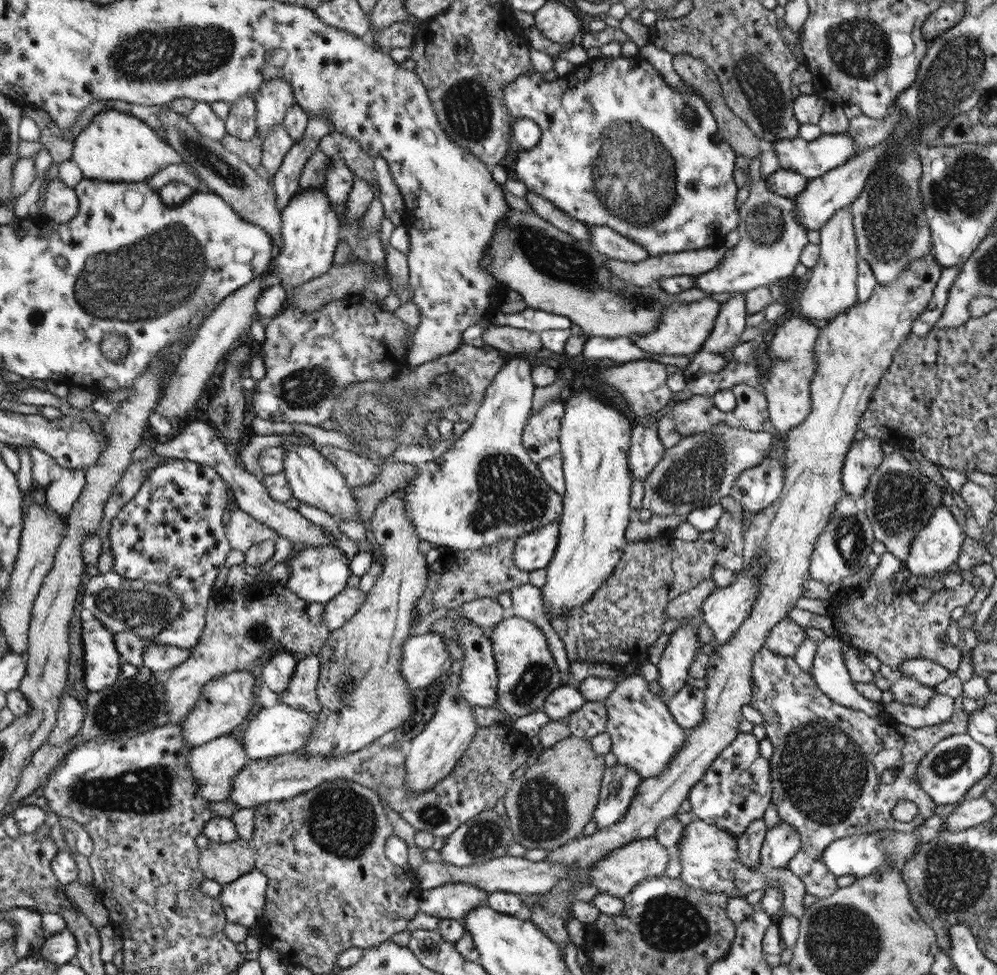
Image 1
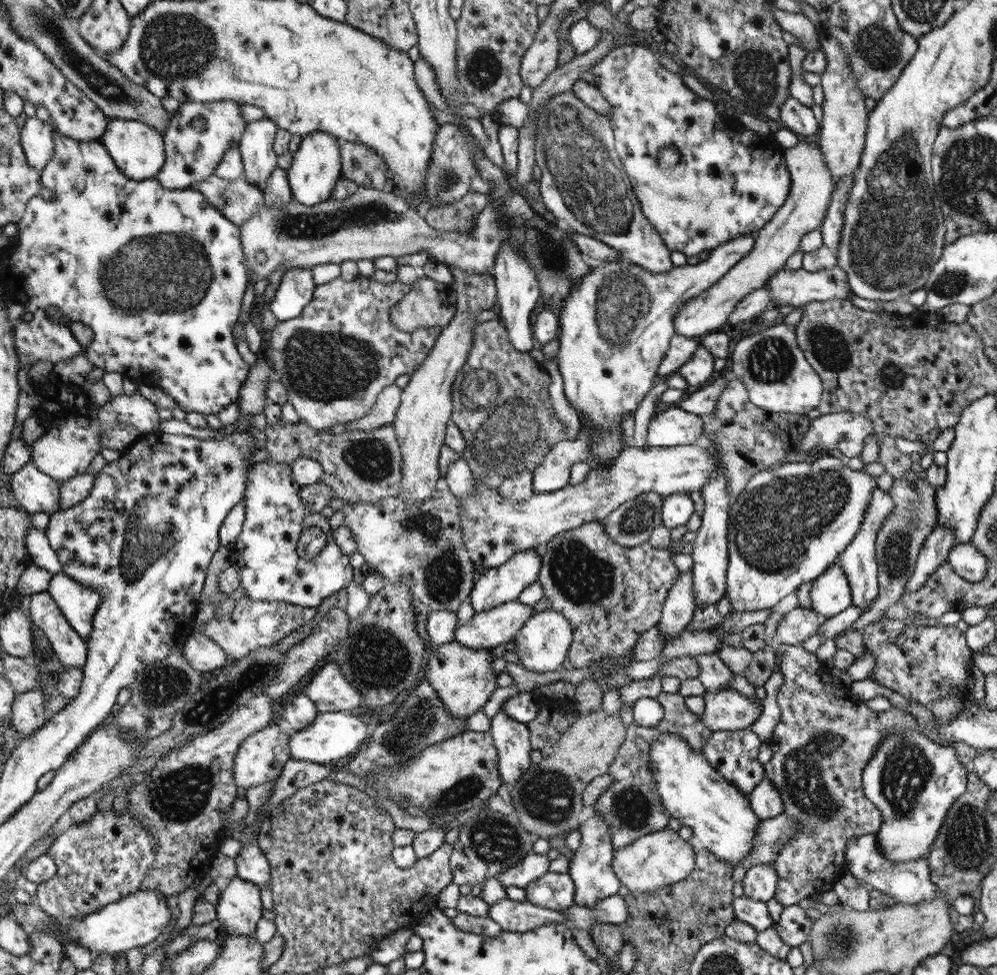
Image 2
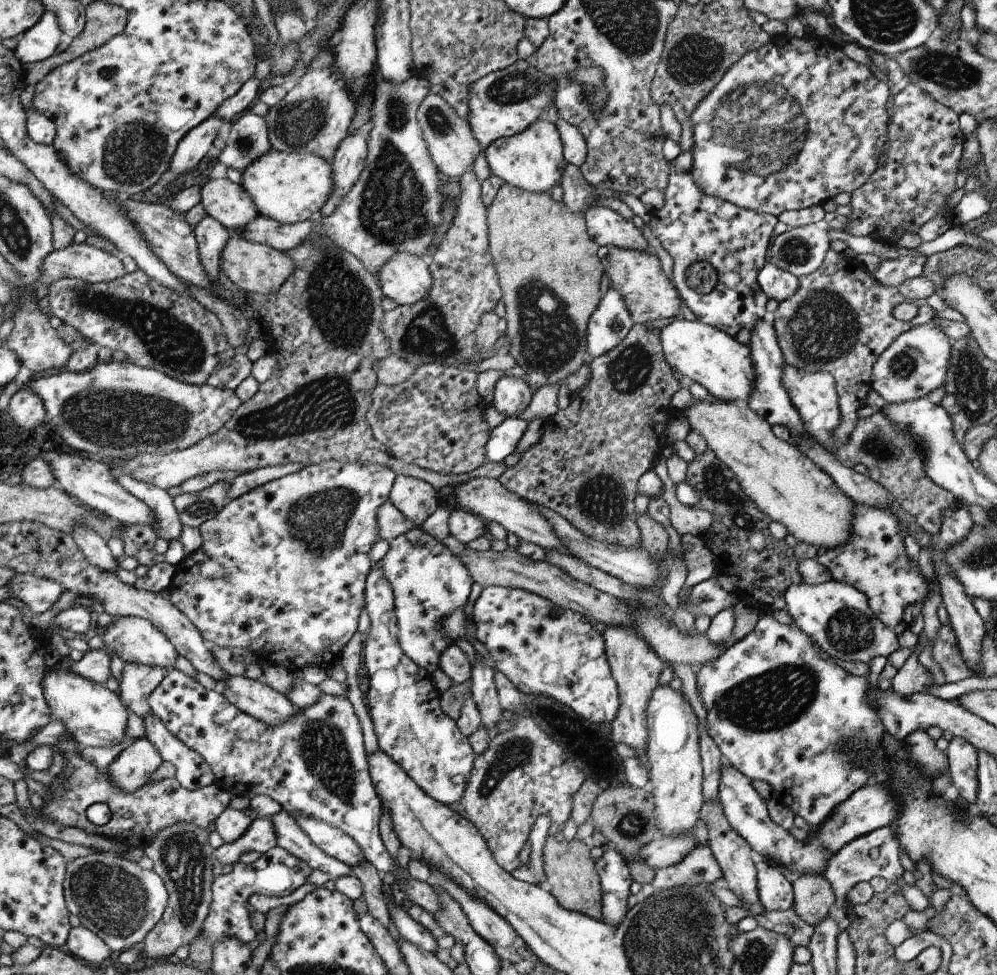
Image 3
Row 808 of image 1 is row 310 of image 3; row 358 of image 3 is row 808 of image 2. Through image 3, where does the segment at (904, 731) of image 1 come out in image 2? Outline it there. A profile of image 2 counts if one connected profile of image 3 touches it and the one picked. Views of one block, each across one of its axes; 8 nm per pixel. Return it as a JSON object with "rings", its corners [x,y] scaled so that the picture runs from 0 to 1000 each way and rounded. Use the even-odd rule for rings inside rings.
{"rings":[[[782,659],[778,667],[778,687],[786,692],[786,699],[779,713],[783,735],[773,756],[774,776],[765,787],[767,797],[776,803],[784,817],[785,834],[799,845],[799,853],[775,885],[780,897],[776,921],[784,929],[792,930],[807,921],[835,914],[837,904],[845,902],[851,894],[848,883],[850,864],[858,857],[878,855],[883,849],[885,836],[867,814],[865,793],[885,758],[907,748],[924,751],[921,749],[921,738],[913,730],[903,726],[878,730],[870,725],[867,718],[853,712],[851,706],[839,704],[834,687],[821,680],[817,670],[808,669],[804,661]]]}

